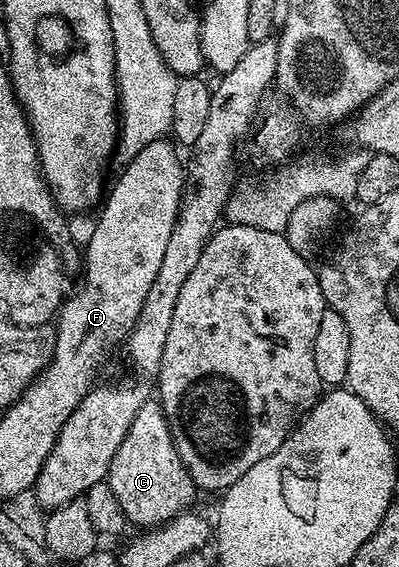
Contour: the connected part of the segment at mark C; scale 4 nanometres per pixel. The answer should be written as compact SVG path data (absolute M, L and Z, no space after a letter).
M146 402L136 413L124 441L120 441L120 449L116 449L116 457L112 457L108 482L127 520L138 529L160 527L189 508L186 506L196 496L196 488L172 441L166 415L157 402Z

